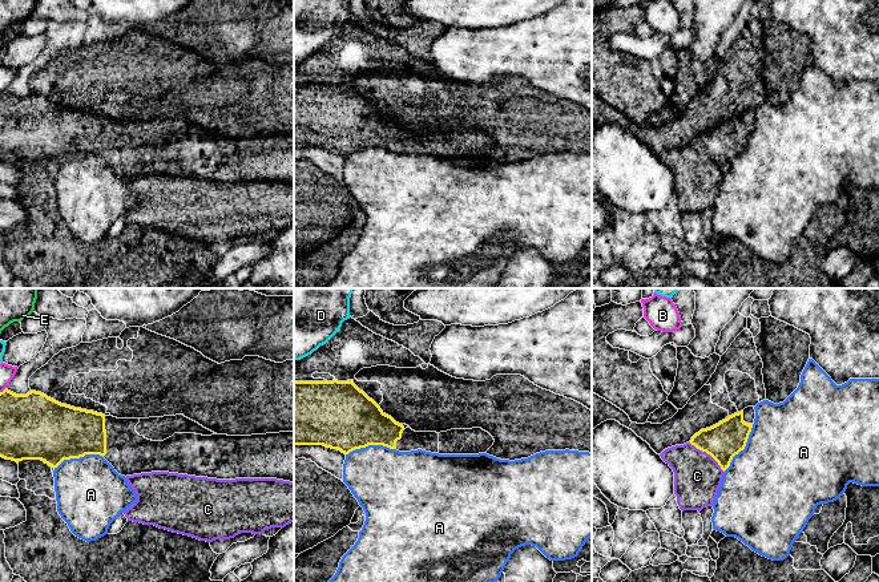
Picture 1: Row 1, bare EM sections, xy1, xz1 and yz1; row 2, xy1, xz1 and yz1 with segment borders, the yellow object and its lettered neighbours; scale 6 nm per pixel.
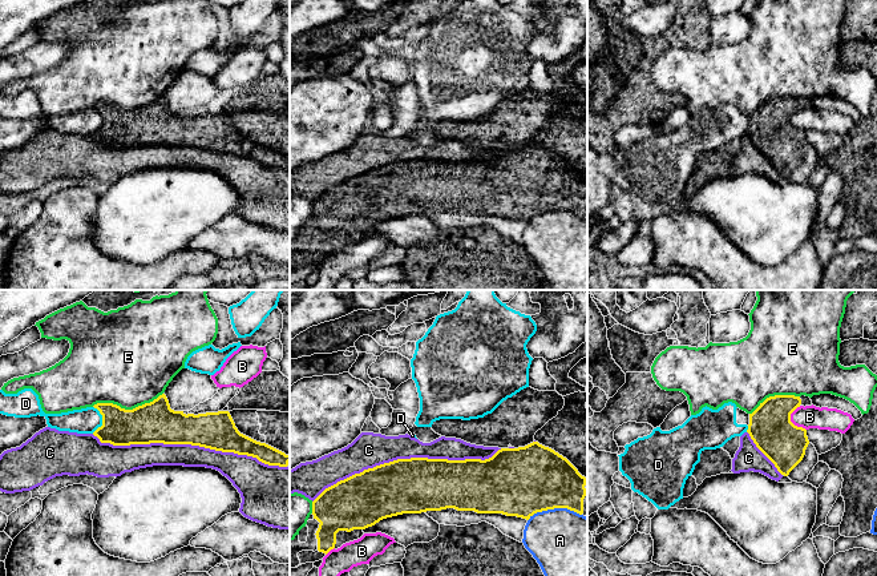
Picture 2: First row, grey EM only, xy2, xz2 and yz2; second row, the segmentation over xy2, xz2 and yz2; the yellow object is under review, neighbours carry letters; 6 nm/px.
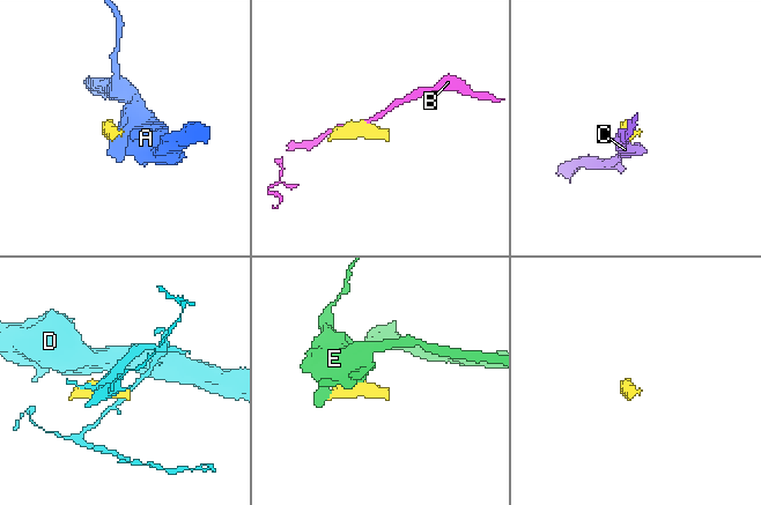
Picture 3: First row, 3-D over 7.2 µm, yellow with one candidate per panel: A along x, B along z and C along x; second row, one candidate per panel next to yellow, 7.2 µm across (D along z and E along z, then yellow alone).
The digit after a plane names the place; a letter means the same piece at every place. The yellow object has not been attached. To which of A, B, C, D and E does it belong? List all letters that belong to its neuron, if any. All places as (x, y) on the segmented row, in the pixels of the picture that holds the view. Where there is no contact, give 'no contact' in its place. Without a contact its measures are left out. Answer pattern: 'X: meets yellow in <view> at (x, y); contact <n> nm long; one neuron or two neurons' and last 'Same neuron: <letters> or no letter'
A: meets yellow in xz2 at (554, 507); contact 340 nm long; two neurons
B: meets yellow in yz2 at (789, 421); contact 160 nm long; two neurons
C: meets yellow in xy2 at (189, 443); contact 1200 nm long; two neurons
D: meets yellow in xy2 at (102, 421); contact 170 nm long; two neurons
E: meets yellow in xy2 at (126, 410); contact 440 nm long; two neurons
Same neuron: no letter

